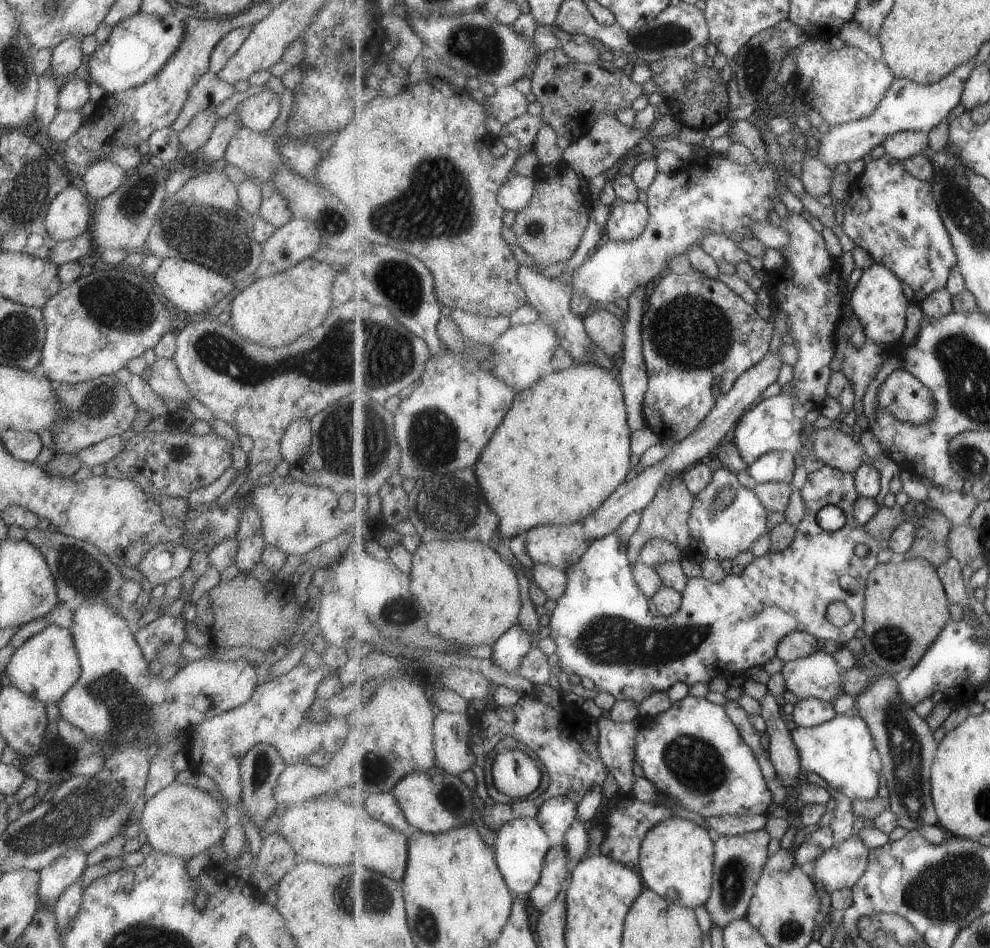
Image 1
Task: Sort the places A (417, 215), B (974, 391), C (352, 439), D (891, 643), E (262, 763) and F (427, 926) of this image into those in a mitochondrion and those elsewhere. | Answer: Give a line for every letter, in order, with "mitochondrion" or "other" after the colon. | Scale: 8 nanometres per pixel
A: mitochondrion
B: mitochondrion
C: mitochondrion
D: mitochondrion
E: mitochondrion
F: mitochondrion

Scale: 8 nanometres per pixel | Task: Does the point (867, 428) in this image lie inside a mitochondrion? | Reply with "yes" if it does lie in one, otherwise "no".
no

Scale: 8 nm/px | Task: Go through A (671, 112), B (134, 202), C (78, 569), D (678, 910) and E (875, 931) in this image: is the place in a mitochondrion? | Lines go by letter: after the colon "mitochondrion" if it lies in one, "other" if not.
A: other
B: mitochondrion
C: mitochondrion
D: other
E: mitochondrion

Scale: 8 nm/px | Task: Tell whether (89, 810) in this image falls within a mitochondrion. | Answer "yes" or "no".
yes

